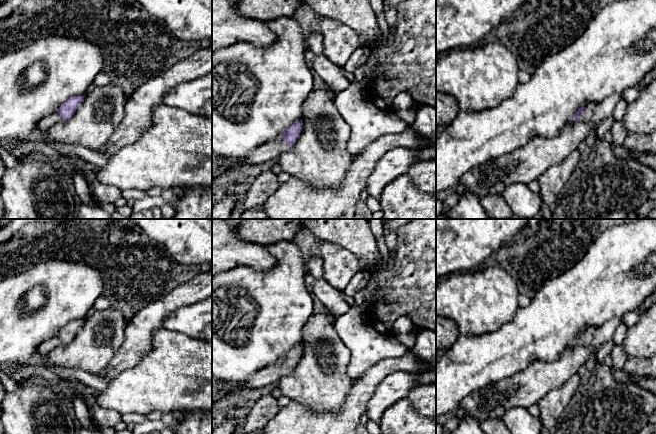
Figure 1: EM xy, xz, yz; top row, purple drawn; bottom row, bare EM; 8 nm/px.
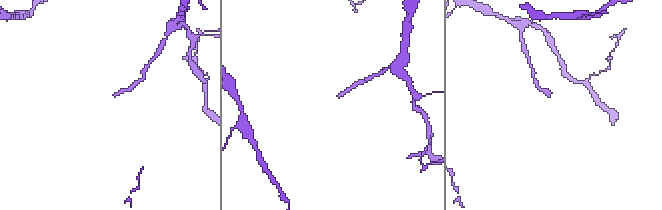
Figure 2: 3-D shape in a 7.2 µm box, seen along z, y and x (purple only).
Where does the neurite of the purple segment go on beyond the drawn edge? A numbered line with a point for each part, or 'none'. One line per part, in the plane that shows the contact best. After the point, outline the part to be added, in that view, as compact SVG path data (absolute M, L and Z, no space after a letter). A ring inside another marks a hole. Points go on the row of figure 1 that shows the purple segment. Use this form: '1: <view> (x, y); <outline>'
1: yz (587, 115); M588 104L587 106L585 106L585 110L583 114L579 116L579 121L582 121L582 122L591 121L593 117L594 109L595 109L595 105L593 104Z

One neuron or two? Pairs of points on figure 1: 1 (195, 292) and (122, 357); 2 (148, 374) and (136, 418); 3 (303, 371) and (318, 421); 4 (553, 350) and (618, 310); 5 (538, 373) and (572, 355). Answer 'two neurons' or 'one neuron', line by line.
1: one neuron
2: two neurons
3: two neurons
4: one neuron
5: one neuron

